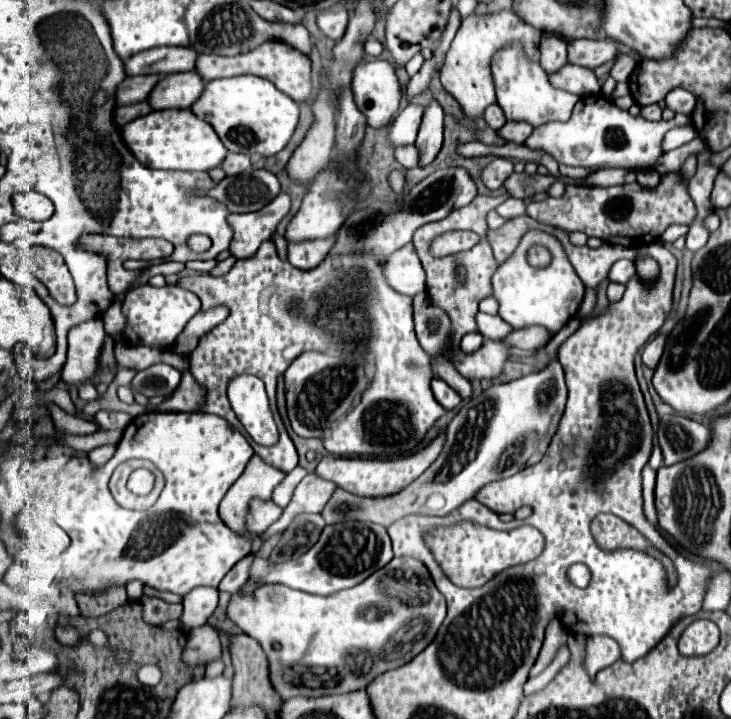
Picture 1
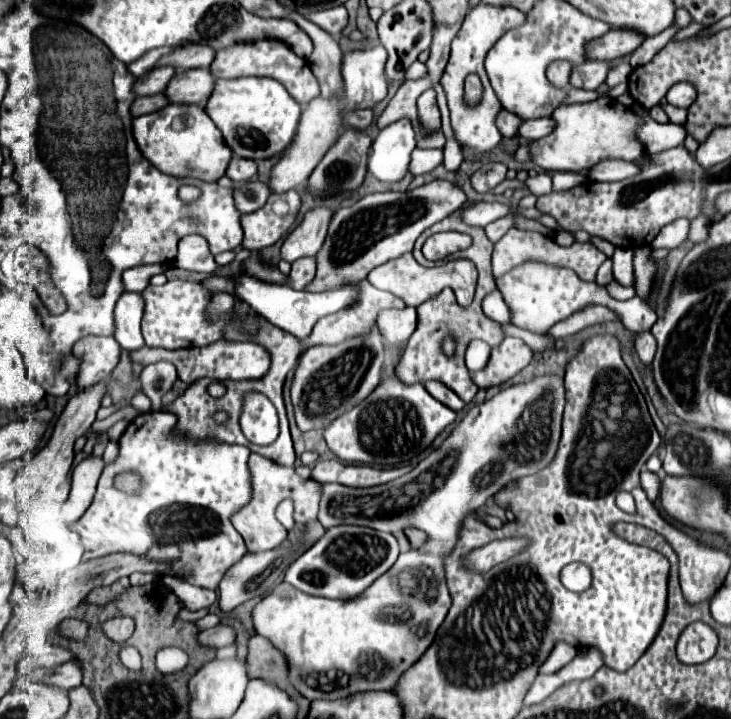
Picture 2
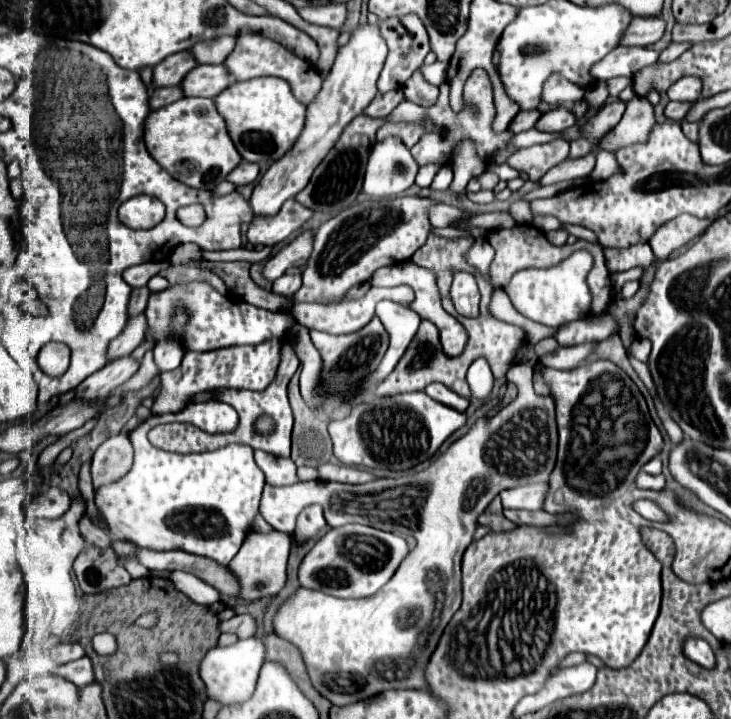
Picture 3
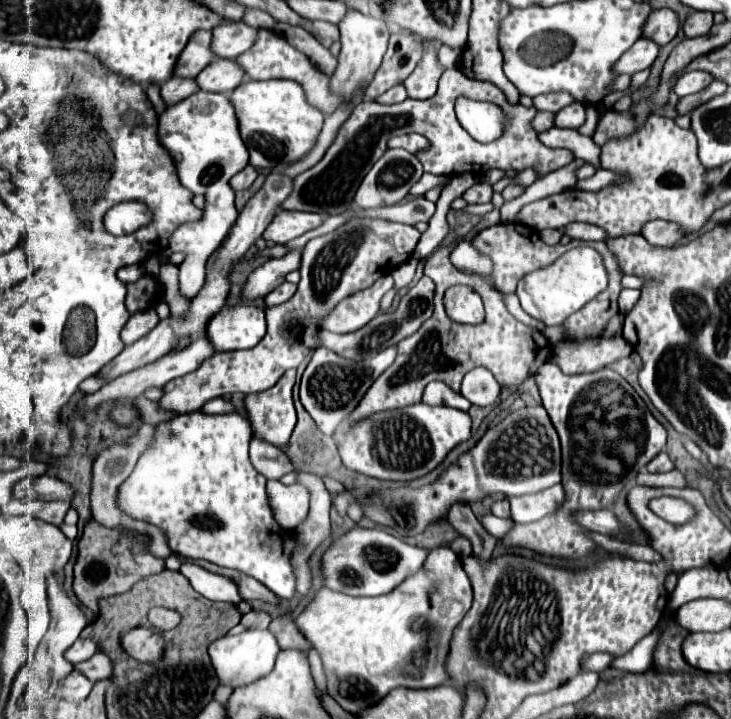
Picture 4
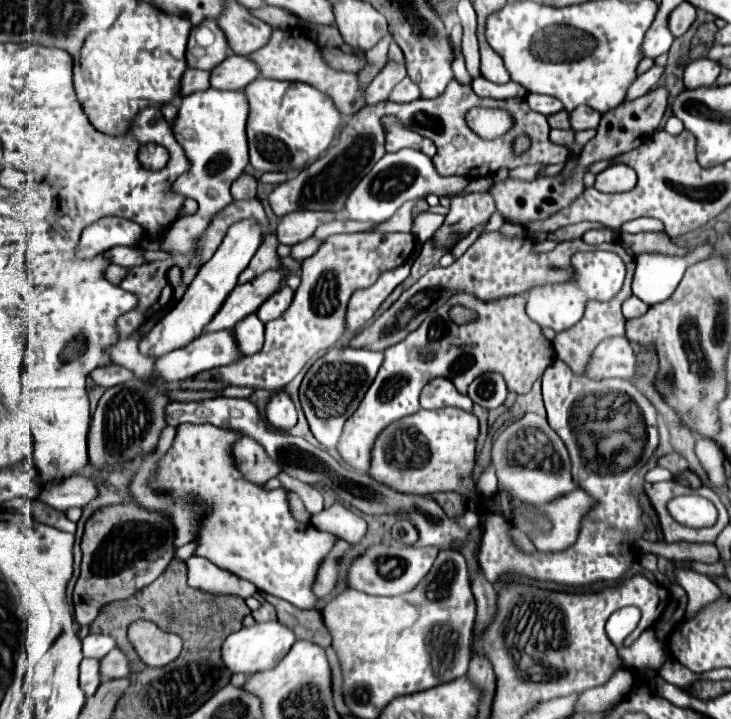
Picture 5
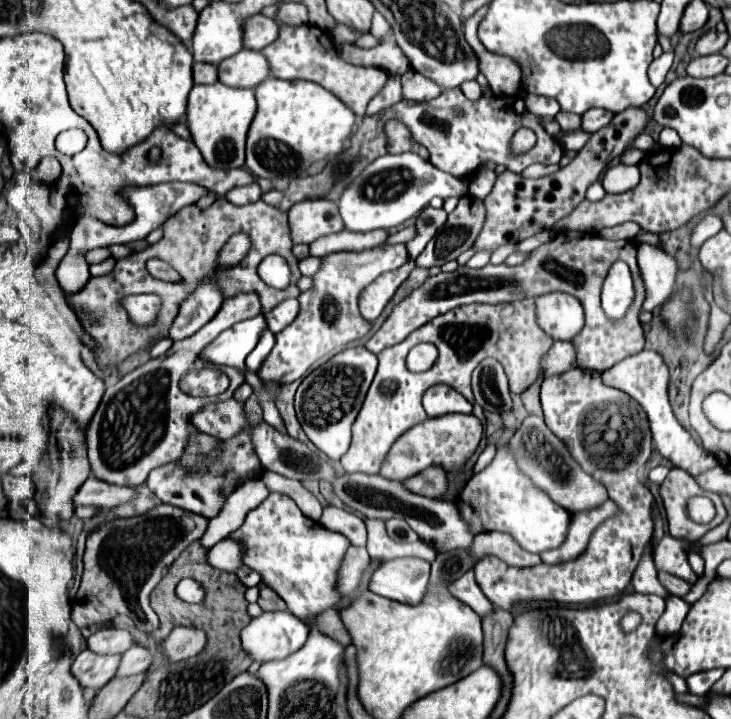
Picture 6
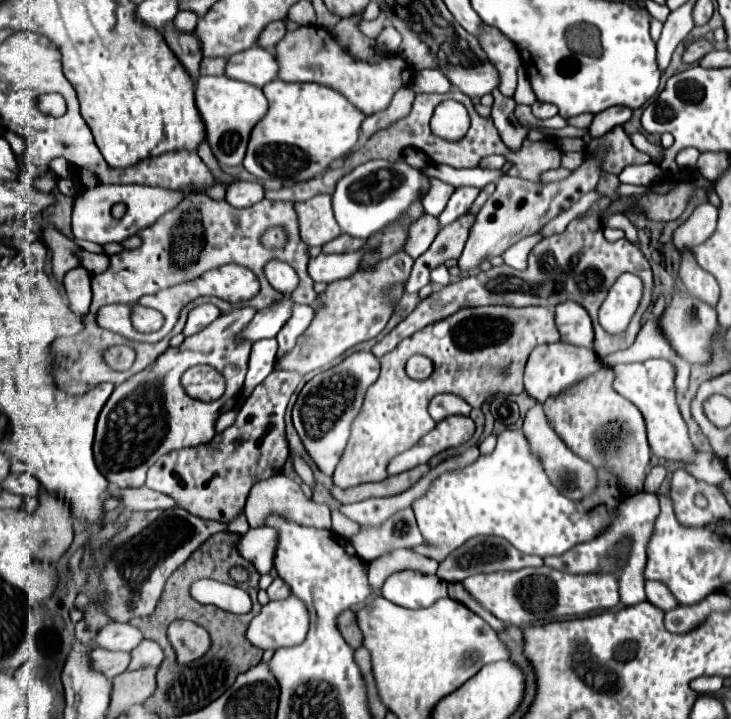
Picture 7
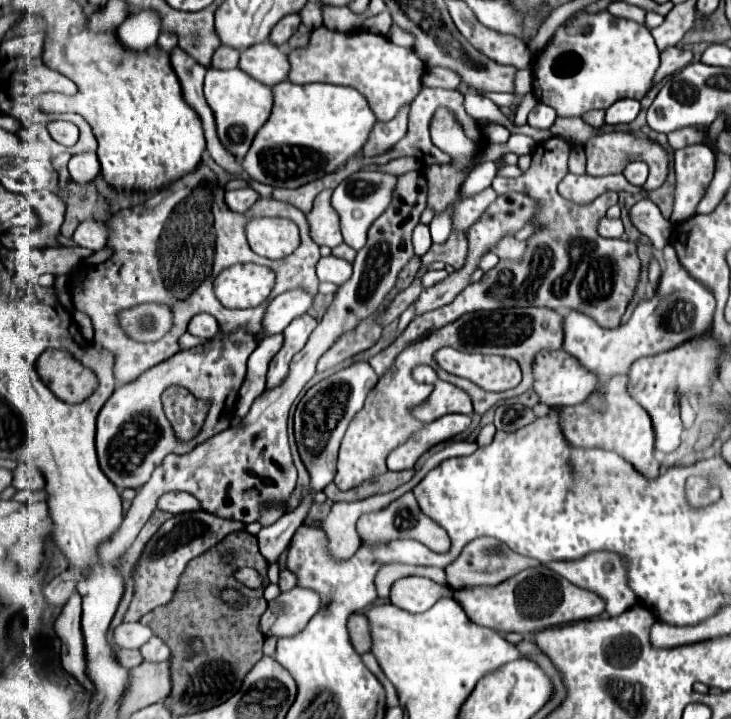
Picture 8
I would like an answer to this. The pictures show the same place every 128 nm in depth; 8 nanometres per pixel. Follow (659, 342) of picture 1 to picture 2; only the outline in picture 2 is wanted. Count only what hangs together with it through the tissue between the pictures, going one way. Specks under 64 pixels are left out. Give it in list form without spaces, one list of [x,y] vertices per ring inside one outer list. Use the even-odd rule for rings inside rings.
[[[650,332],[636,334],[636,352],[644,364],[650,364],[656,354],[656,340]]]

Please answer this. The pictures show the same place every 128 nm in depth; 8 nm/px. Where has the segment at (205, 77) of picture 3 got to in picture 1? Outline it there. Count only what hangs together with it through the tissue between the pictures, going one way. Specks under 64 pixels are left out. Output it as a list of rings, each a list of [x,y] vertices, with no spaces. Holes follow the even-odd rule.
[[[192,70],[164,76],[148,100],[154,110],[190,108],[200,98],[202,92],[204,92],[204,80],[196,70]]]

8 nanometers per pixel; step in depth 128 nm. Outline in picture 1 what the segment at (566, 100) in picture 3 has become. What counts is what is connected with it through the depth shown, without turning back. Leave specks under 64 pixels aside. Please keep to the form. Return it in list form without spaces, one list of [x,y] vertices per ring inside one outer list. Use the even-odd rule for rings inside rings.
[[[542,34],[540,40],[540,64],[548,74],[558,72],[562,66],[568,64],[566,42],[554,34]]]

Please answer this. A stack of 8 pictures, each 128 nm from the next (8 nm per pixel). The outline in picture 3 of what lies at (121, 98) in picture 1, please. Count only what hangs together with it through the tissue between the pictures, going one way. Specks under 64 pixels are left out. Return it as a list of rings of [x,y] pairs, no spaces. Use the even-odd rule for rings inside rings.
[[[190,50],[176,52],[176,54],[168,56],[166,60],[162,60],[162,64],[158,64],[158,68],[154,68],[154,86],[156,88],[158,86],[178,86],[178,84],[182,84],[184,76],[196,66],[198,66],[198,62]]]

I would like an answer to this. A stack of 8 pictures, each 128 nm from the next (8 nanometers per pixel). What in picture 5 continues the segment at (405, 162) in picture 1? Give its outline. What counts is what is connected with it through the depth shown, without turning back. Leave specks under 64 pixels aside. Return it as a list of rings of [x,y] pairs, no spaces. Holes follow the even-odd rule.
[[[491,177],[474,178],[459,195],[467,194],[470,192],[489,191],[493,185],[494,180]],[[423,199],[405,202],[386,224],[374,226],[372,232],[384,232],[384,234],[388,234],[388,232],[410,232],[410,228],[412,228],[411,209],[417,203],[423,204]]]

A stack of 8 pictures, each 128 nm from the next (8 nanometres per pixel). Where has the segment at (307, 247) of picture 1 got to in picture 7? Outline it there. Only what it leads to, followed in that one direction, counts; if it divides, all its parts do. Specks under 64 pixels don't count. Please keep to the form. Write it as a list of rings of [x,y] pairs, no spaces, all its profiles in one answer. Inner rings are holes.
[[[296,304],[294,312],[290,316],[290,320],[284,324],[282,332],[278,332],[276,340],[278,340],[278,354],[276,358],[284,358],[298,342],[298,338],[306,332],[306,328],[310,326],[310,322],[314,320],[314,310],[310,306],[304,304]]]

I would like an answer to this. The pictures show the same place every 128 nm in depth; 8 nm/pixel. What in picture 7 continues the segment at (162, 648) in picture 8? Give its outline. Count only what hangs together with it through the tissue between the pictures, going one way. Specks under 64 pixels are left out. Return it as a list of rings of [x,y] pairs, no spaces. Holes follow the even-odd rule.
[[[142,640],[134,650],[132,650],[132,662],[130,670],[146,668],[146,666],[160,666],[164,660],[164,650],[154,644],[152,640]]]

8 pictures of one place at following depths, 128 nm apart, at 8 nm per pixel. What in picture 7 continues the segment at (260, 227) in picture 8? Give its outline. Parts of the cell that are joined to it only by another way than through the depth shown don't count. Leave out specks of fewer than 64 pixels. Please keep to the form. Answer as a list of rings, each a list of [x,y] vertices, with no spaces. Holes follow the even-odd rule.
[[[274,226],[274,228],[268,228],[262,236],[260,236],[260,244],[268,250],[280,250],[284,248],[288,242],[288,236],[286,236],[286,230],[282,226]]]

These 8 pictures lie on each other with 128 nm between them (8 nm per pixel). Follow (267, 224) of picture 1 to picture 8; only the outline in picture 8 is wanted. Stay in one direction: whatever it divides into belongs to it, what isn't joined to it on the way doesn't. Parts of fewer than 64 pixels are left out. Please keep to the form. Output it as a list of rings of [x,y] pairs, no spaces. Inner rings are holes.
[[[322,190],[316,196],[314,208],[310,210],[310,214],[306,218],[310,222],[312,240],[320,246],[336,248],[344,240],[342,240],[342,230],[340,230],[340,216],[332,208],[330,196],[332,196],[332,190]]]

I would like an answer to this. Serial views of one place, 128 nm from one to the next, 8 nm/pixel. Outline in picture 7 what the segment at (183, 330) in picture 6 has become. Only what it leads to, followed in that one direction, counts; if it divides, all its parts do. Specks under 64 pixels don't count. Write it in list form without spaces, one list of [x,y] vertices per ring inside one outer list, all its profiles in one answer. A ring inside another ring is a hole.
[[[202,304],[198,308],[194,308],[190,314],[188,314],[188,322],[186,322],[186,328],[184,328],[184,336],[194,336],[198,332],[202,332],[206,326],[210,326],[216,318],[220,316],[218,308],[210,306],[210,304]]]

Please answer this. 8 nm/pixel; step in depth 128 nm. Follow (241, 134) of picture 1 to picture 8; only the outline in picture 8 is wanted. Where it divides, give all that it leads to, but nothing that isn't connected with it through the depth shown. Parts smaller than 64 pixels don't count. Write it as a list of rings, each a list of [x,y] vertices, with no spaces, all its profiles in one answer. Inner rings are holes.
[[[284,80],[276,84],[272,92],[272,116],[256,134],[242,166],[254,180],[274,188],[298,188],[342,168],[350,158],[360,154],[374,124],[378,122],[368,100],[348,86],[300,86]]]

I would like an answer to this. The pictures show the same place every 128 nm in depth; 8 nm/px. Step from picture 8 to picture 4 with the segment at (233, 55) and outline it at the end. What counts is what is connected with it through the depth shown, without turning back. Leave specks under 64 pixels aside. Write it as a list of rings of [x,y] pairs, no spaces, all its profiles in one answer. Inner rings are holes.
[[[172,76],[166,84],[162,84],[160,88],[160,96],[162,100],[172,106],[172,104],[178,104],[180,100],[192,96],[194,92],[198,92],[198,82],[194,78],[180,78],[180,76]]]

